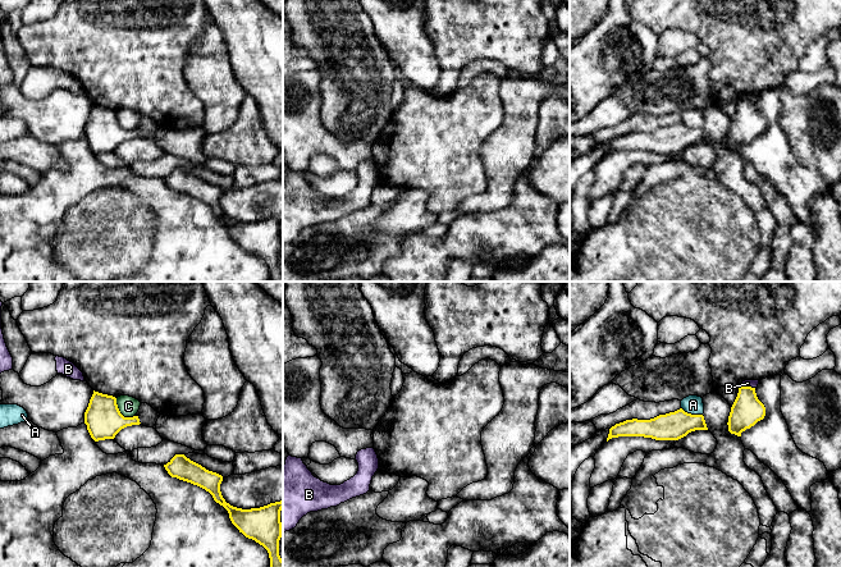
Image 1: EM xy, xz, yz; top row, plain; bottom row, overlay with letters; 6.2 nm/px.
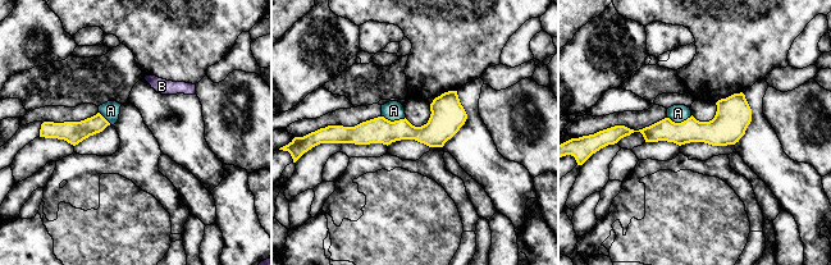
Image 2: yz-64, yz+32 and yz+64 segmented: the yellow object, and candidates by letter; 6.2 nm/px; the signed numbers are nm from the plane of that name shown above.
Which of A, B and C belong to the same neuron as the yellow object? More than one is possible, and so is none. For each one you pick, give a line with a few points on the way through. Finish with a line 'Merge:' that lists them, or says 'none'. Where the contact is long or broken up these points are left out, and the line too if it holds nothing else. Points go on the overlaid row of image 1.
Merge: none

